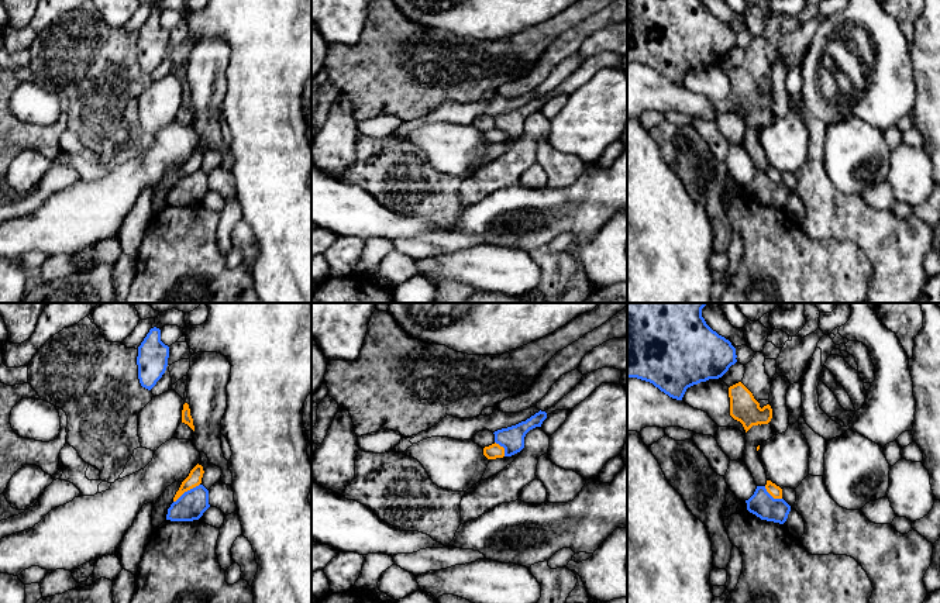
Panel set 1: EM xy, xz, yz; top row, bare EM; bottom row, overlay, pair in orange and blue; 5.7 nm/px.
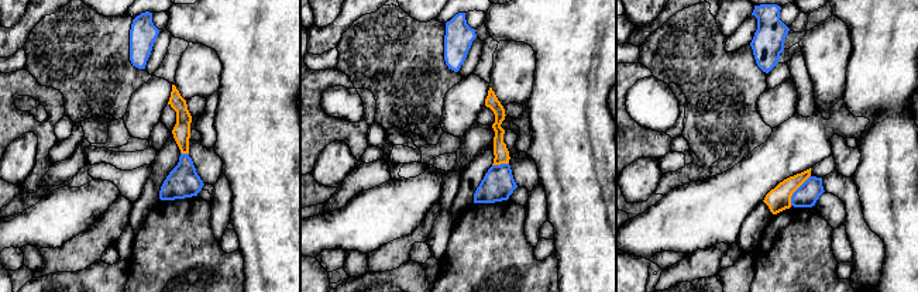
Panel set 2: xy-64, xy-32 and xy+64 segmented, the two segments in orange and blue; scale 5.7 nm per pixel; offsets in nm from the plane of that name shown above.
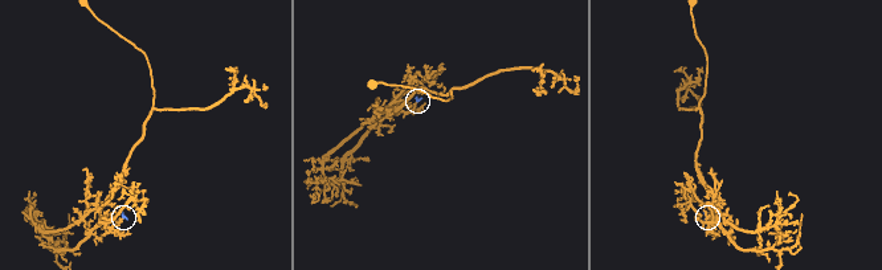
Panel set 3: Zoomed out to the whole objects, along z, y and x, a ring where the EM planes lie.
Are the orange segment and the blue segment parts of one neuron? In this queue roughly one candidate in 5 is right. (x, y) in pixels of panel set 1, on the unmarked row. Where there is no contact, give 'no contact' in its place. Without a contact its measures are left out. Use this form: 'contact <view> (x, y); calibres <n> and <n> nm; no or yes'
contact xy (186, 175); calibres 80 and 160 nm; no

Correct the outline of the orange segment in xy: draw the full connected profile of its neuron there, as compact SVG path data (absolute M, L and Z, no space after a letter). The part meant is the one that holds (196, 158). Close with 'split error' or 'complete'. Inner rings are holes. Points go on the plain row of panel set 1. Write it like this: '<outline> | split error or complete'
M196 149L189 161L182 166L179 175L176 176L173 186L176 186L185 176L199 170L202 168L202 162L203 162L203 151L202 149Z | complete

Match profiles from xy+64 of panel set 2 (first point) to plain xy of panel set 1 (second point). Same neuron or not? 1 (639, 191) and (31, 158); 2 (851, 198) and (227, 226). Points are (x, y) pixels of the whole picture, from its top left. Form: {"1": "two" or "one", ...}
{"1": "one", "2": "two"}

